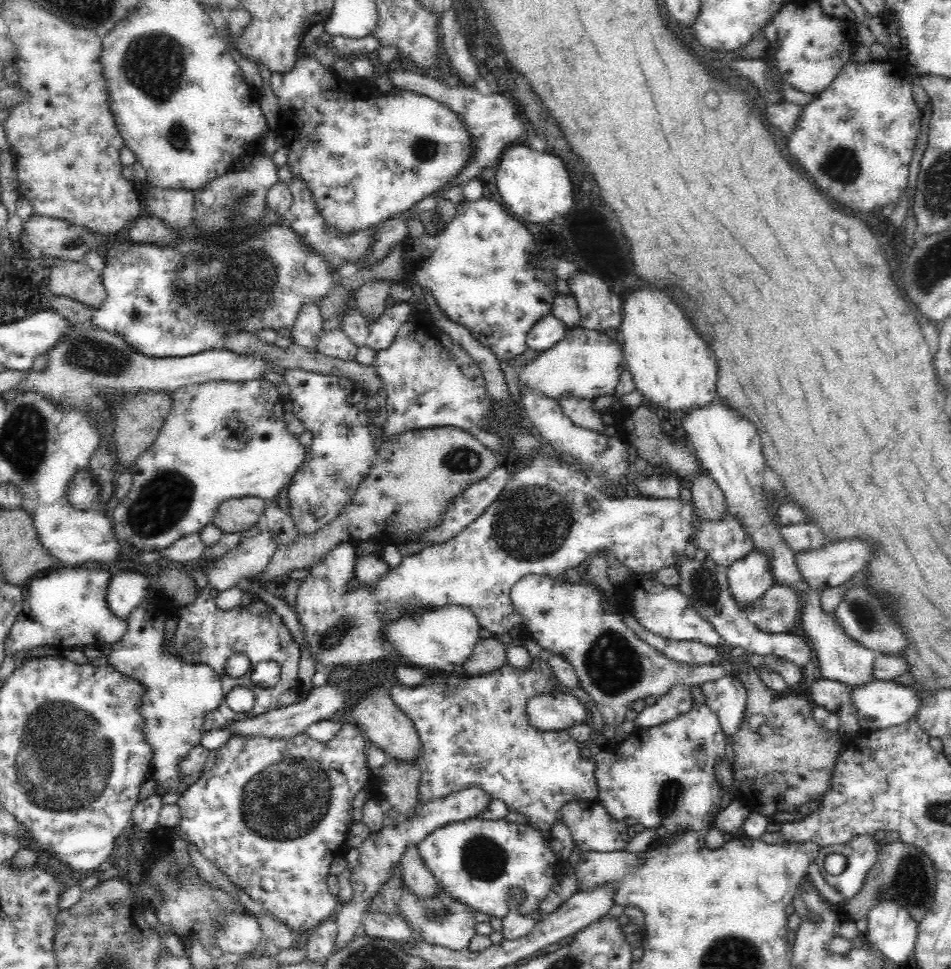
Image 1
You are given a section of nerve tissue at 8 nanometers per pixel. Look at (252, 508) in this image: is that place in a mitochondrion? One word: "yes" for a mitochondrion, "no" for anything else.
no

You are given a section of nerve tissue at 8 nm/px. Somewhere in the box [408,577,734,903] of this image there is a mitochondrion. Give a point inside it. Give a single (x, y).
(612, 664)

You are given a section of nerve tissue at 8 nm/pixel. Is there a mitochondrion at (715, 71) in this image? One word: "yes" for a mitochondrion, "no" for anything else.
no

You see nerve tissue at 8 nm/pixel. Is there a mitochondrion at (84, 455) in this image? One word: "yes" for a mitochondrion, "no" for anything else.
no

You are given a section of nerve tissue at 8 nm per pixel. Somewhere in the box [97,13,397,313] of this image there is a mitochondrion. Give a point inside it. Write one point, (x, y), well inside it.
(153, 63)

